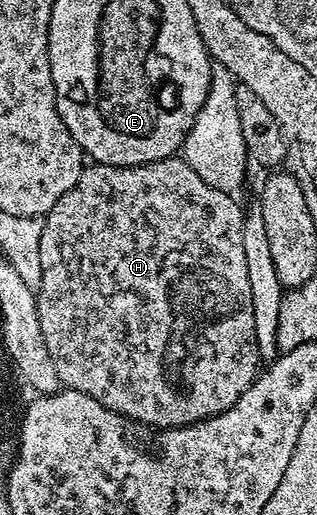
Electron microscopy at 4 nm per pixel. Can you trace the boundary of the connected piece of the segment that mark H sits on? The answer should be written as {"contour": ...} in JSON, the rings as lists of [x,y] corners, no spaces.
{"contour":[[[181,157],[140,163],[138,167],[93,163],[82,170],[79,181],[75,181],[75,185],[67,189],[67,193],[63,193],[63,197],[59,197],[59,201],[55,201],[53,208],[43,216],[43,233],[39,244],[42,280],[35,290],[43,341],[62,384],[68,390],[87,393],[87,397],[95,397],[95,401],[116,415],[124,415],[134,424],[150,423],[156,429],[186,427],[210,419],[231,409],[231,405],[243,397],[259,374],[259,358],[251,284],[243,249],[243,207],[237,202],[234,196],[207,185],[207,181],[203,181],[203,177],[199,177],[199,173],[195,173],[195,169],[191,169],[191,165]]]}

